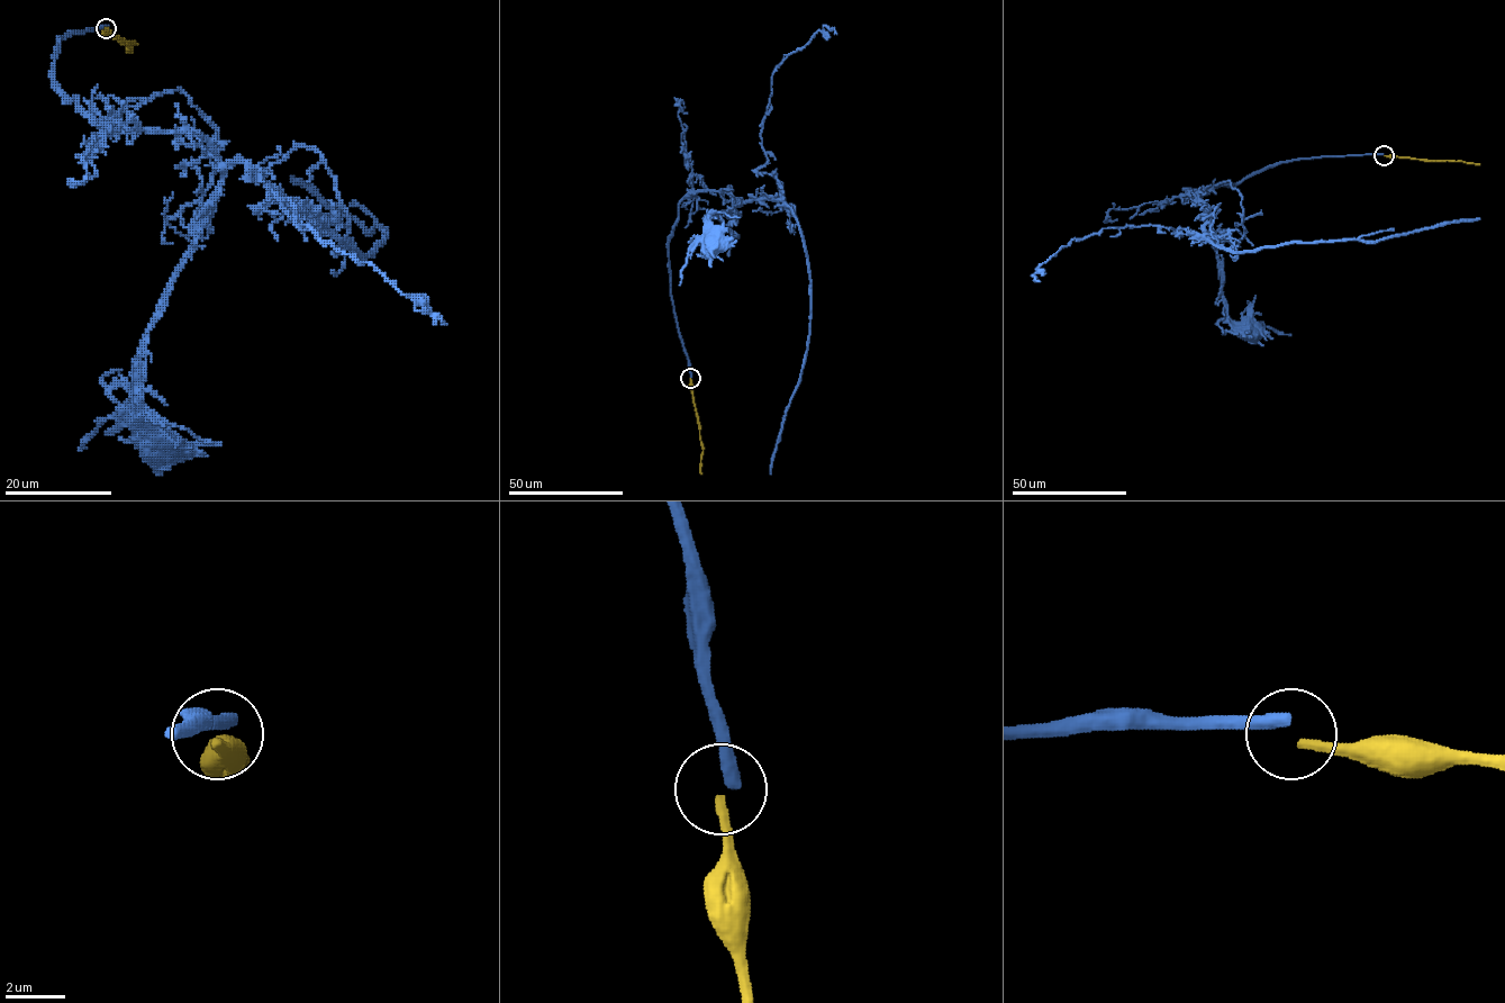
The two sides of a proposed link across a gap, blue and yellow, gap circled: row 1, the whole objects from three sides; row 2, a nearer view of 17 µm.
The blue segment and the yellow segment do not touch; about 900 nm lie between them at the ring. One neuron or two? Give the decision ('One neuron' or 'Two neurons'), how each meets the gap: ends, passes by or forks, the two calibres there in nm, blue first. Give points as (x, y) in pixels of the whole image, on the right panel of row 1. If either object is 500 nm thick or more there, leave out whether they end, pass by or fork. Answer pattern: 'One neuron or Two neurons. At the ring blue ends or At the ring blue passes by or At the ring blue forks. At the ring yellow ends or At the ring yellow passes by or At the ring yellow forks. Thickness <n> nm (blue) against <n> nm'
Two neurons. Thickness 500 nm (blue) against 320 nm

